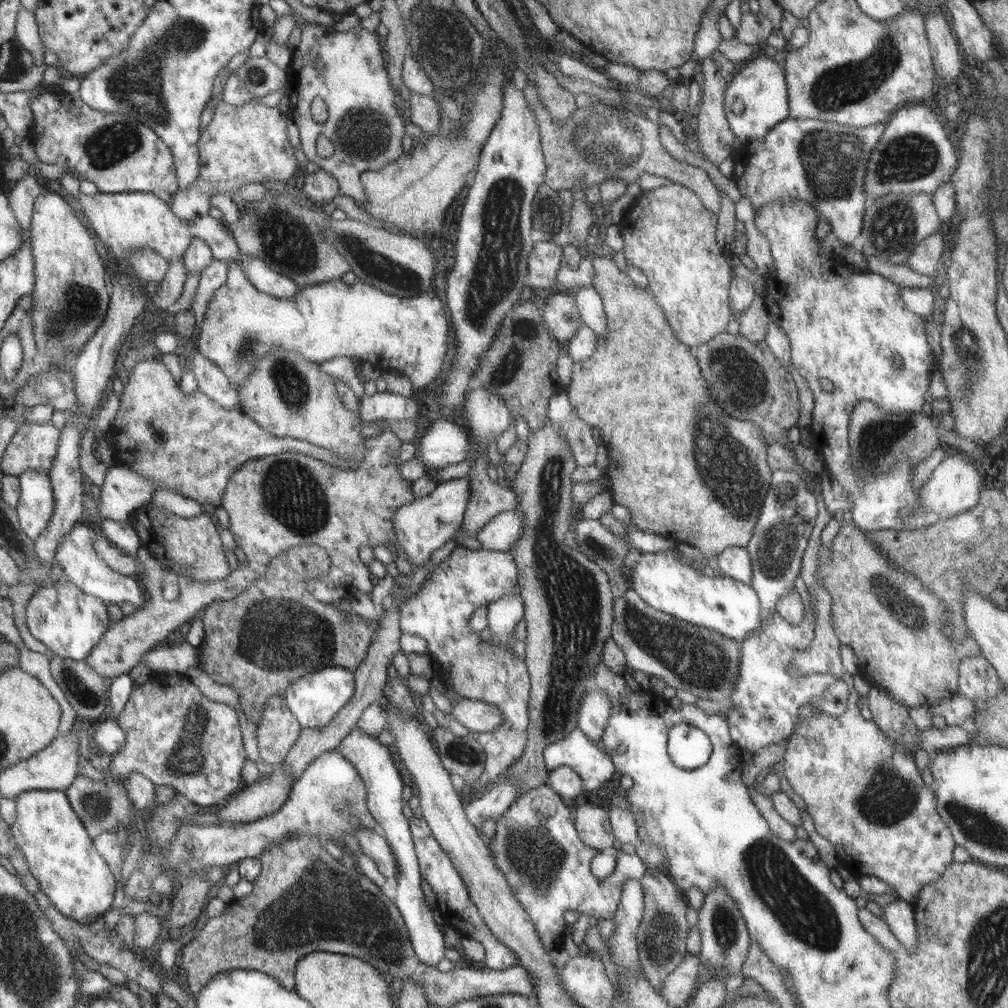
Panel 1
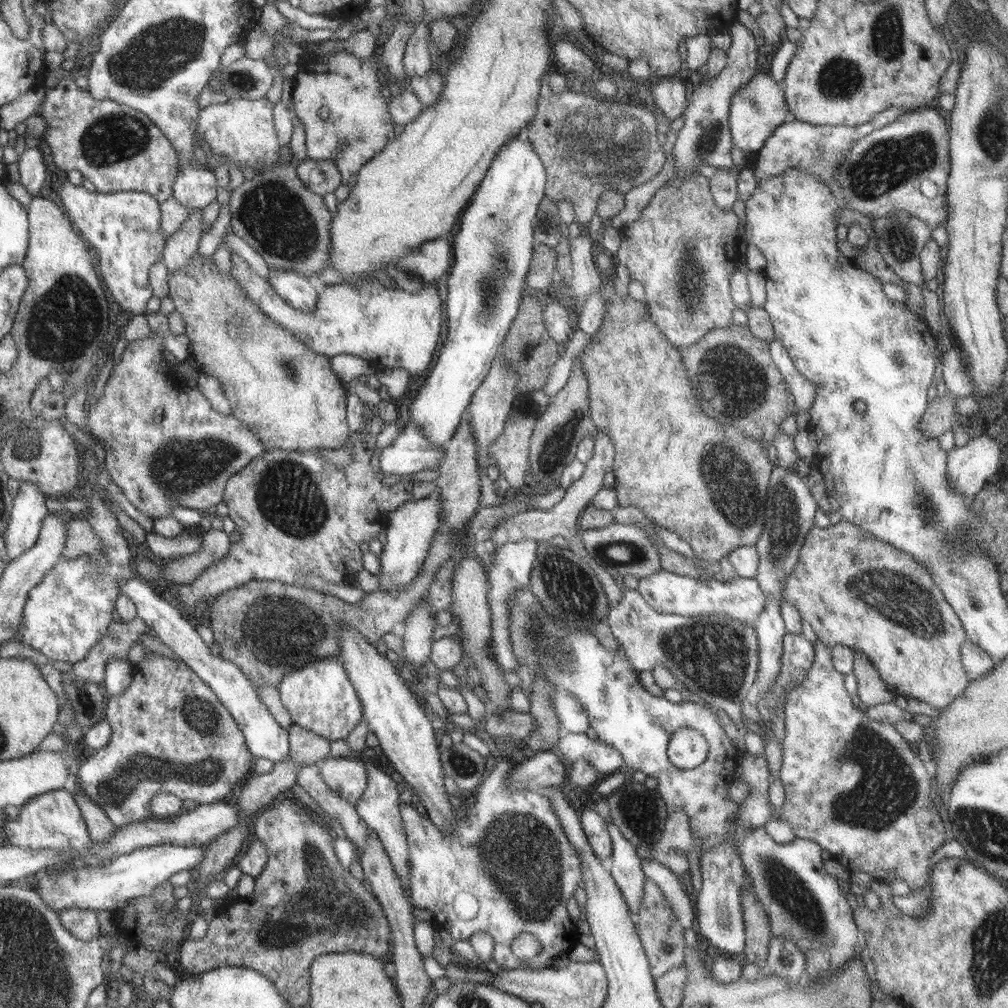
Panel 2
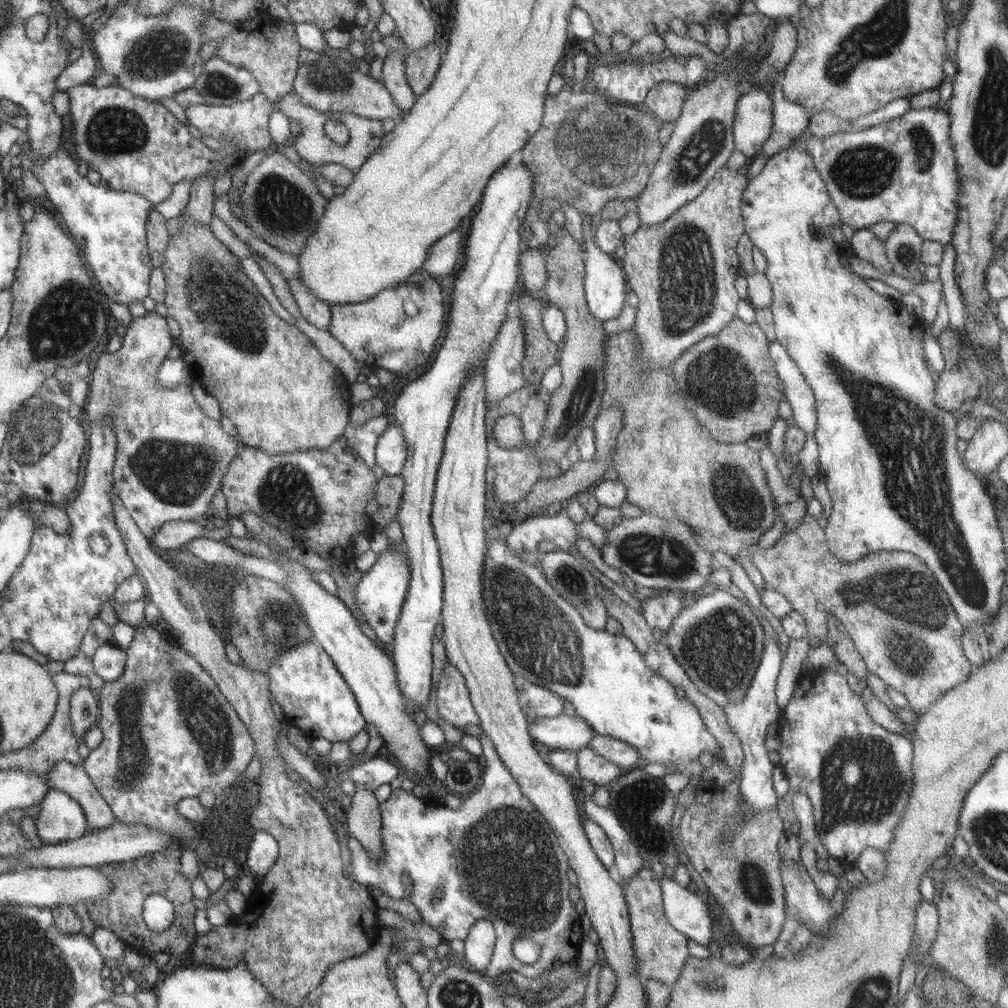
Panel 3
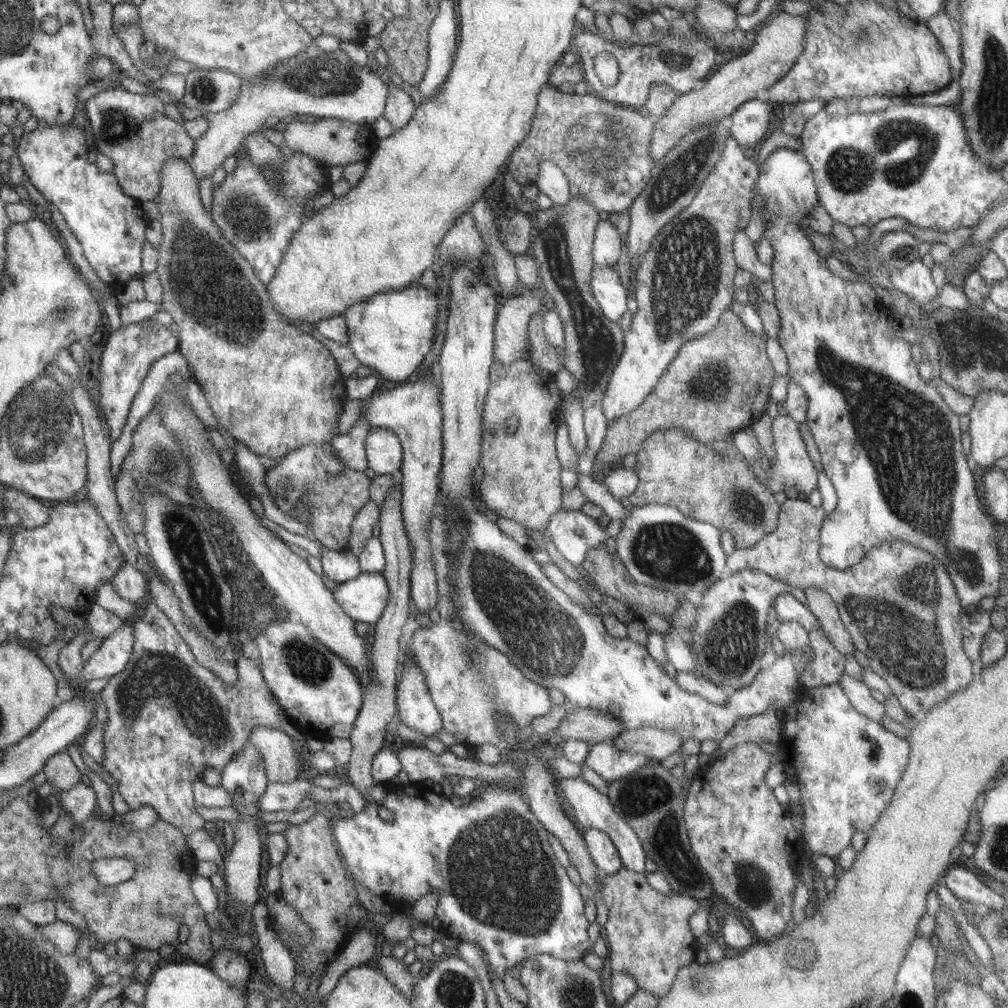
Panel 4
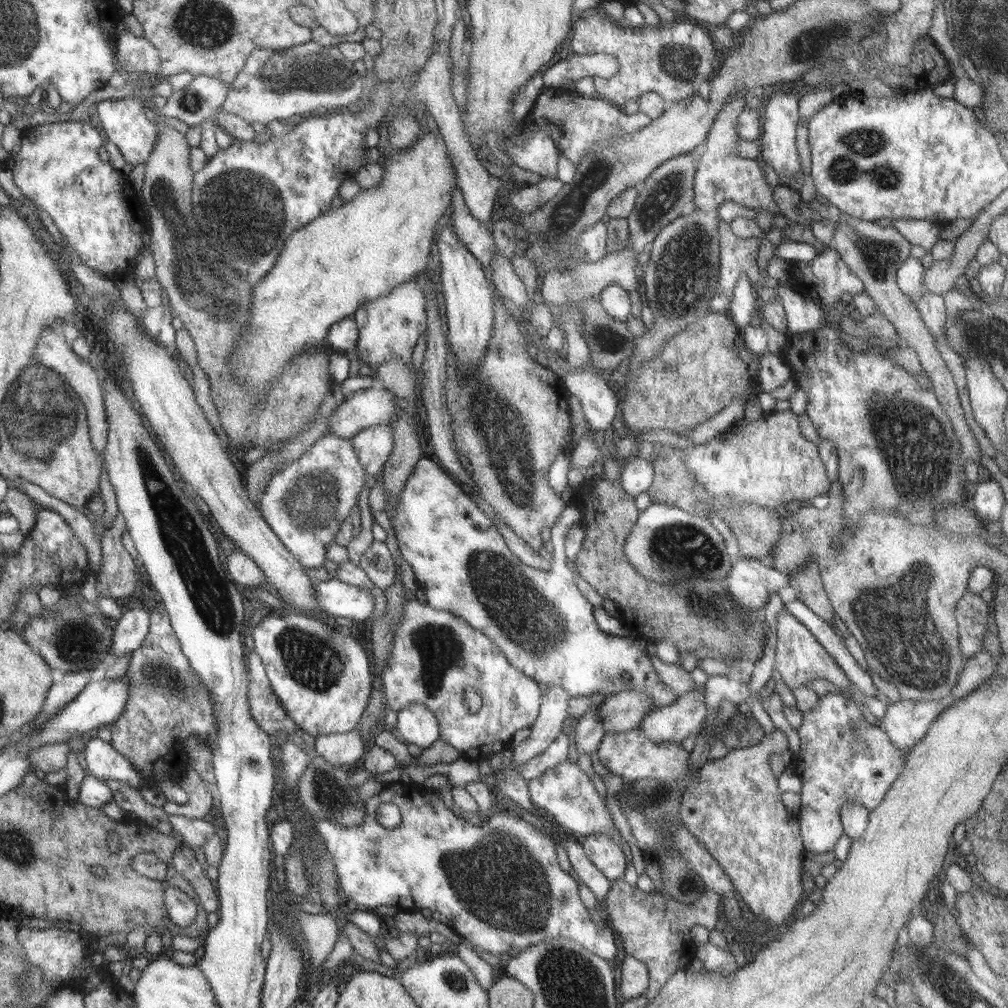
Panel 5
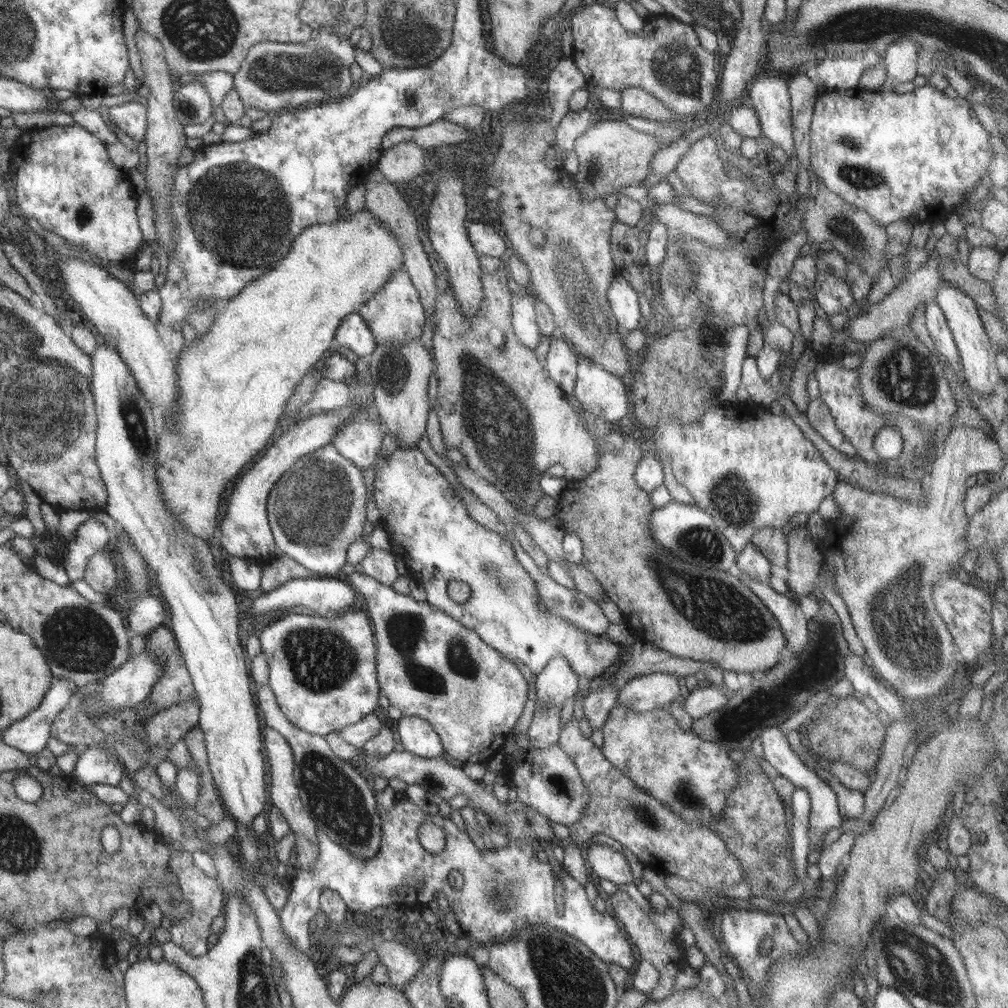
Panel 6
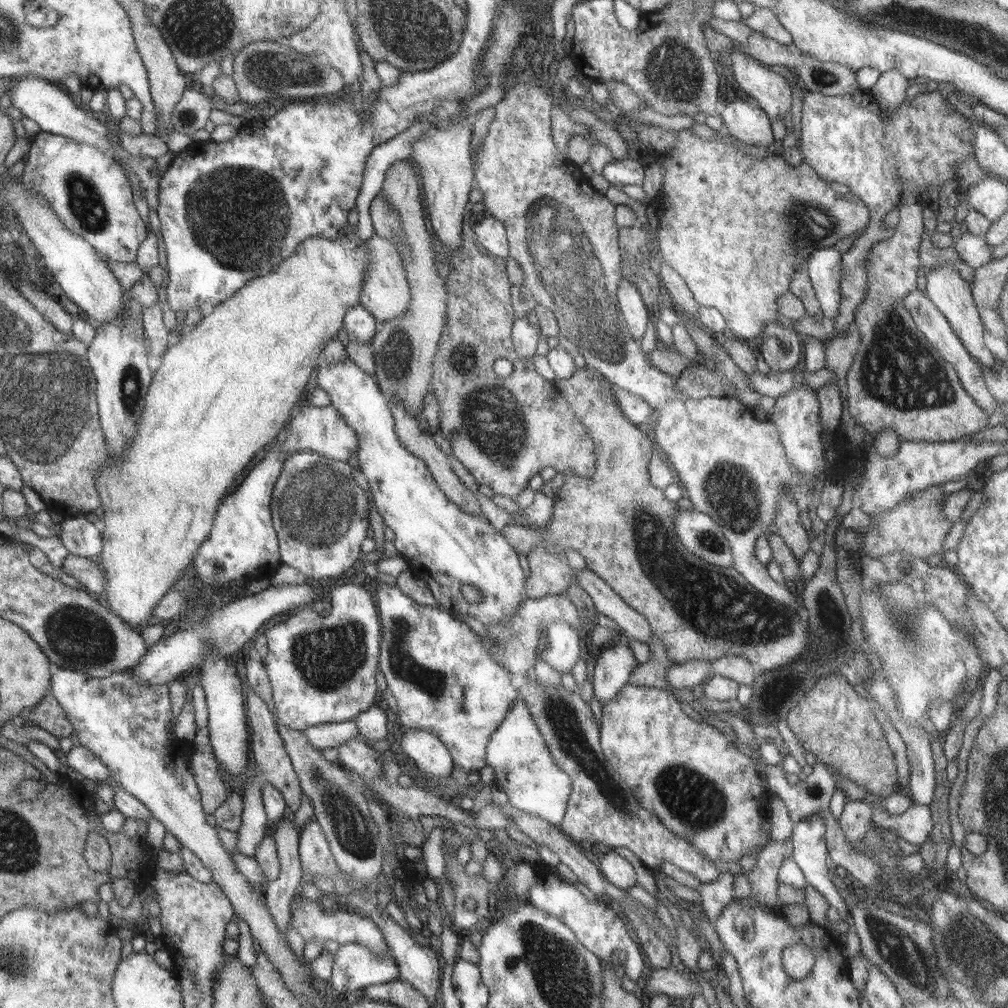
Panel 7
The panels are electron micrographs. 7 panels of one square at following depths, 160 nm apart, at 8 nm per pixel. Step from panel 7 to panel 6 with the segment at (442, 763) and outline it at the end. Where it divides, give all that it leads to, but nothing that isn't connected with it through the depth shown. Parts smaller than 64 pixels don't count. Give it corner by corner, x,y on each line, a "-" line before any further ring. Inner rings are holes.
403,716
398,720
400,740
405,750
422,758
441,757
444,746
431,722
422,718

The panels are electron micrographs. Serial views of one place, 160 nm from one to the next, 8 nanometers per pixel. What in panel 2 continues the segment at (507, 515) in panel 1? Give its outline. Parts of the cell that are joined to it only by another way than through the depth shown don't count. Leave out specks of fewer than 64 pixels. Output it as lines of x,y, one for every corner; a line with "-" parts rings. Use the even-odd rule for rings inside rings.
599,431
594,438
594,453
592,459
585,464
586,469
582,477
574,484
566,489
564,499
560,500
554,508
549,510
528,510
528,512
520,512
520,514
512,514
505,516
503,521
500,521
493,530
491,540
494,546
502,546
509,542
520,542
531,538
540,542
550,542
554,536
563,536
570,545
570,550
573,550
577,555
584,558
584,562
588,562
588,566
594,570
598,580
602,584
602,589
608,598
608,604
614,606
622,598
622,589
616,584
614,577
606,573
604,568
600,567
594,558
590,557
584,543
581,541
581,535
578,526
579,516
586,511
586,508
591,505
594,496
602,490
604,476
612,471
615,463
615,447
612,445
612,440
606,433

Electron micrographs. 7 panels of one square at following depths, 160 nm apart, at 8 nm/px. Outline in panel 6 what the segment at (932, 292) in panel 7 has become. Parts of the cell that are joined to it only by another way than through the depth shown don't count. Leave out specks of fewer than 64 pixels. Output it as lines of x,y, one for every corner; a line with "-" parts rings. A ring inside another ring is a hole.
945,283
945,286
937,292
934,302
940,305
947,318
949,329
958,347
959,361
961,362
965,383
980,396
993,394
994,386
998,384
1002,376
1000,375
1000,370
996,367
996,355
998,352
991,343
982,319
977,313
978,304
965,292
949,283

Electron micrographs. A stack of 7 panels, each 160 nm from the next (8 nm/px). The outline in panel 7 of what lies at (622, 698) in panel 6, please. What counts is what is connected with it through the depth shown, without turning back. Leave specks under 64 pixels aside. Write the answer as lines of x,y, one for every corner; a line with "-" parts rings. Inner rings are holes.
689,660
682,664
671,665
666,671
666,680
672,688
691,688
699,690
706,683
712,660

